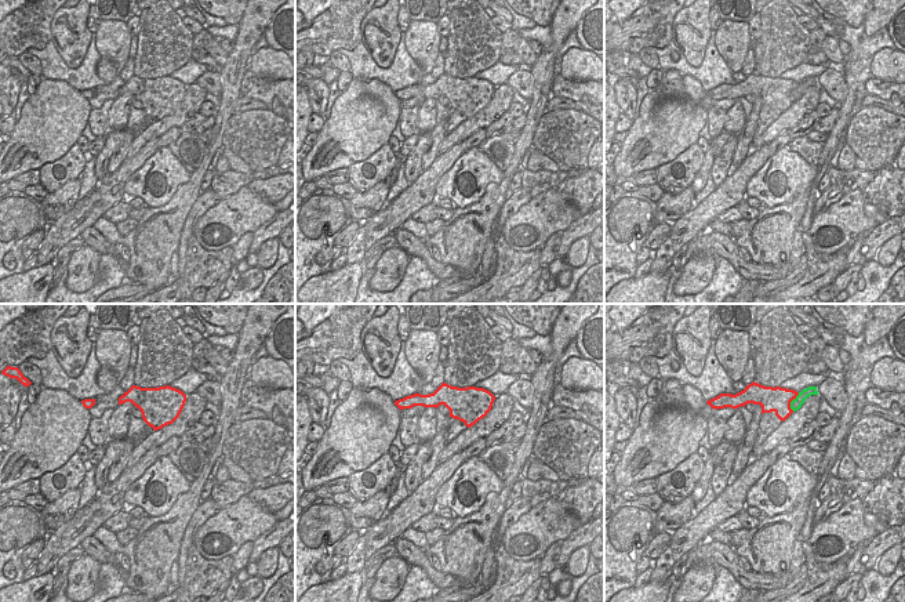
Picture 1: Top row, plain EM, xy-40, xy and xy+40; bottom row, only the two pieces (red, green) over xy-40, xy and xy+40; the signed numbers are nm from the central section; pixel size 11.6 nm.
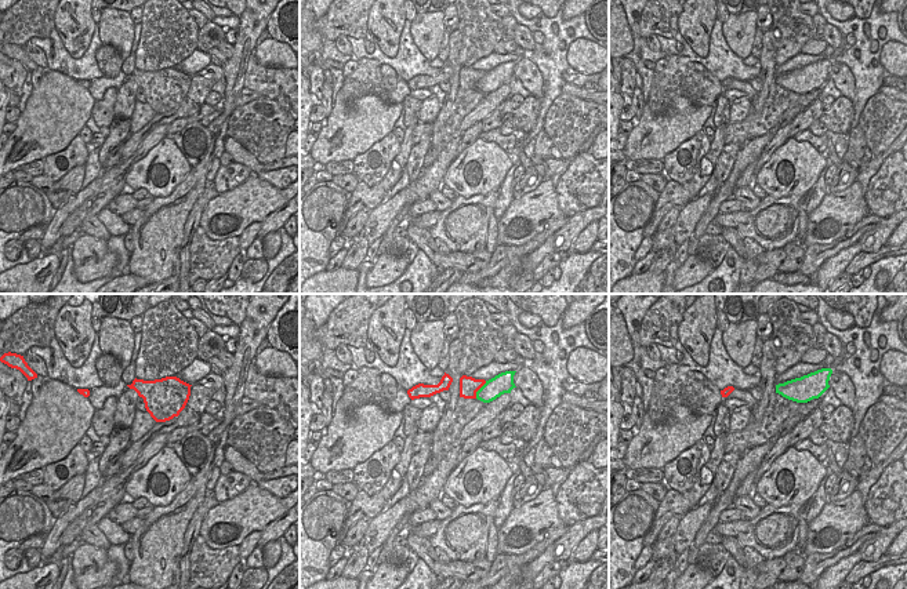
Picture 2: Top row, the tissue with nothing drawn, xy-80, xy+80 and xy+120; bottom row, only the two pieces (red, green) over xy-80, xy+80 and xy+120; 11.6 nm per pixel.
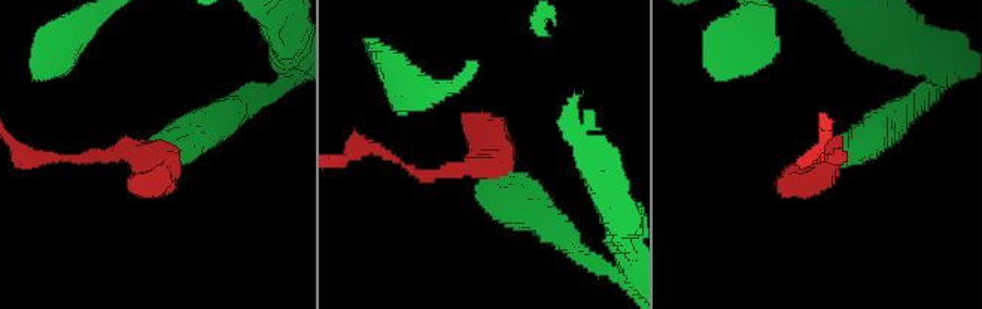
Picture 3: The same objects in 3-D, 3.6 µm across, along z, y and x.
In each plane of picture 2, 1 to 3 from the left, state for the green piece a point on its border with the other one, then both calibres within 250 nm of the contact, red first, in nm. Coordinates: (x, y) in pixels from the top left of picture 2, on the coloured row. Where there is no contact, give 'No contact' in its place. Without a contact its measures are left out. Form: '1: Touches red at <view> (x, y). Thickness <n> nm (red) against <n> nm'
1: No contact
2: Touches red at xy+80 (479, 388). Thickness 220 nm (red) against 240 nm
3: No contact.

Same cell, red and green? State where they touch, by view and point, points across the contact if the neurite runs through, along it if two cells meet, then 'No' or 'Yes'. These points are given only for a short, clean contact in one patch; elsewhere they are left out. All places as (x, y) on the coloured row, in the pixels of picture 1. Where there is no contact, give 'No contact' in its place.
Touches red at xy+40 (791, 401). Boundary: xy+40 (799, 392), (791, 402), (792, 410). No.

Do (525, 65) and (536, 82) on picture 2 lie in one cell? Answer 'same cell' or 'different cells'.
same cell

